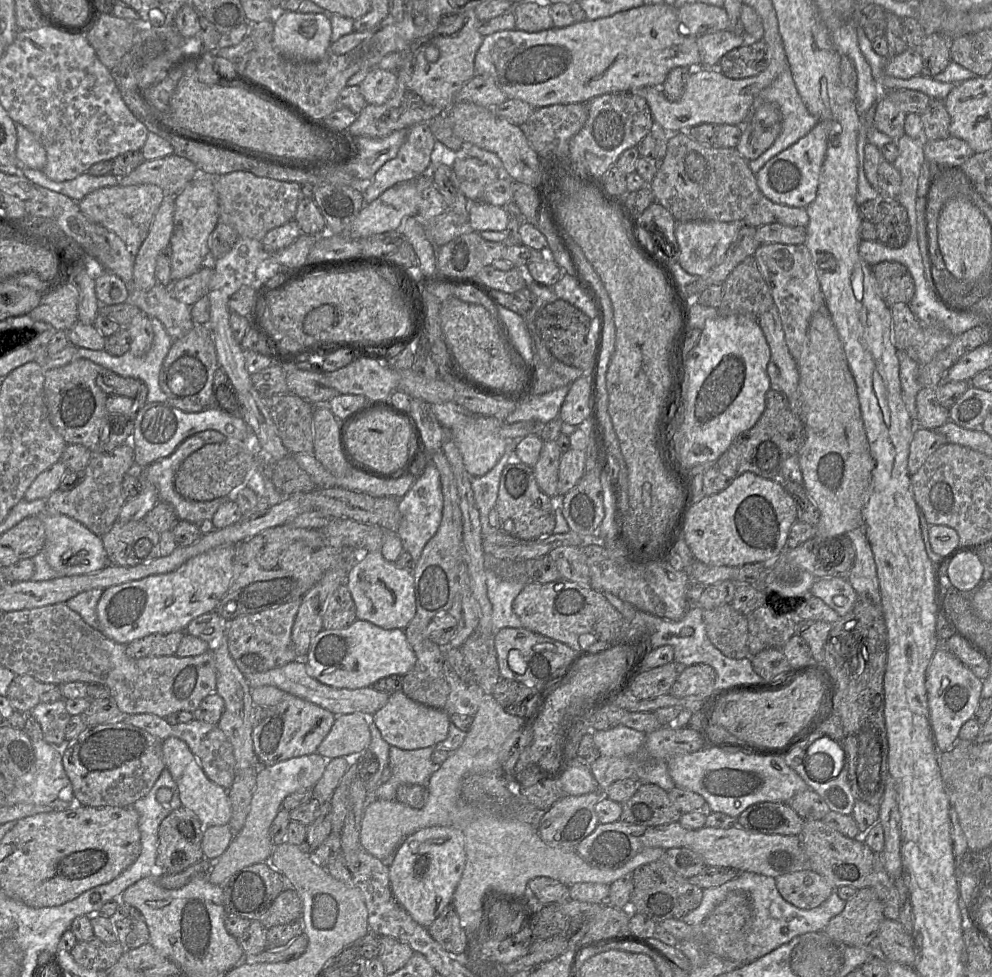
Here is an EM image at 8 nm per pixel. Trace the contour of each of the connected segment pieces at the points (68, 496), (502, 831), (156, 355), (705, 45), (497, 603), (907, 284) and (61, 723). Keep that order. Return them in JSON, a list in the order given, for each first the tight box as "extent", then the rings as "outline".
[{"extent":[45,443,135,537],"outline":[[[124,443],[109,452],[93,454],[84,469],[83,481],[70,491],[58,489],[53,492],[46,501],[45,513],[68,516],[102,537],[118,520],[119,513],[126,502],[122,490],[123,478],[135,468],[131,443]]]},{"extent":[360,694,666,936],"outline":[[[484,694],[462,745],[455,751],[448,751],[450,756],[431,775],[426,787],[428,799],[422,808],[415,809],[397,800],[379,798],[372,798],[364,808],[360,845],[379,860],[389,859],[406,837],[421,829],[447,826],[463,832],[466,863],[451,904],[468,936],[475,935],[494,901],[531,909],[532,918],[535,908],[538,908],[538,900],[528,892],[527,884],[531,879],[549,877],[568,887],[585,882],[610,885],[624,875],[633,873],[636,868],[662,859],[666,851],[659,847],[646,848],[621,868],[601,870],[584,861],[575,849],[554,848],[544,843],[537,827],[531,823],[502,815],[491,810],[491,805],[465,803],[461,798],[462,781],[474,774],[494,773],[512,789],[514,796],[517,795],[515,770],[503,767],[501,752],[508,757],[517,751],[516,738],[522,733],[525,720],[506,713],[491,694]]]},{"extent":[76,317,173,403],"outline":[[[150,317],[151,326],[153,328],[154,337],[150,350],[143,356],[134,356],[131,352],[126,352],[124,355],[113,356],[109,354],[105,349],[103,350],[91,350],[86,348],[78,348],[76,352],[76,358],[87,359],[95,364],[98,364],[112,372],[126,378],[134,378],[142,381],[148,390],[146,401],[147,403],[152,402],[166,402],[169,400],[167,395],[163,392],[159,383],[159,375],[162,364],[165,357],[167,356],[173,339],[167,333],[162,322],[156,317]]]},{"extent":[697,30,745,68],"outline":[[[729,30],[710,33],[697,38],[701,67],[717,68],[721,58],[733,49],[745,45],[744,35]]]},{"extent":[485,570,529,636],"outline":[[[485,570],[487,597],[492,606],[493,636],[502,628],[522,628],[519,617],[514,613],[512,604],[529,579],[504,580],[493,571]]]},{"extent":[871,261,915,307],"outline":[[[883,261],[871,267],[881,296],[889,307],[911,301],[915,284],[907,266],[896,261]]]},{"extent":[29,698,71,749],"outline":[[[61,698],[52,703],[40,702],[29,714],[41,725],[43,739],[62,749],[66,743],[66,728],[71,719],[66,710],[65,699]]]}]

